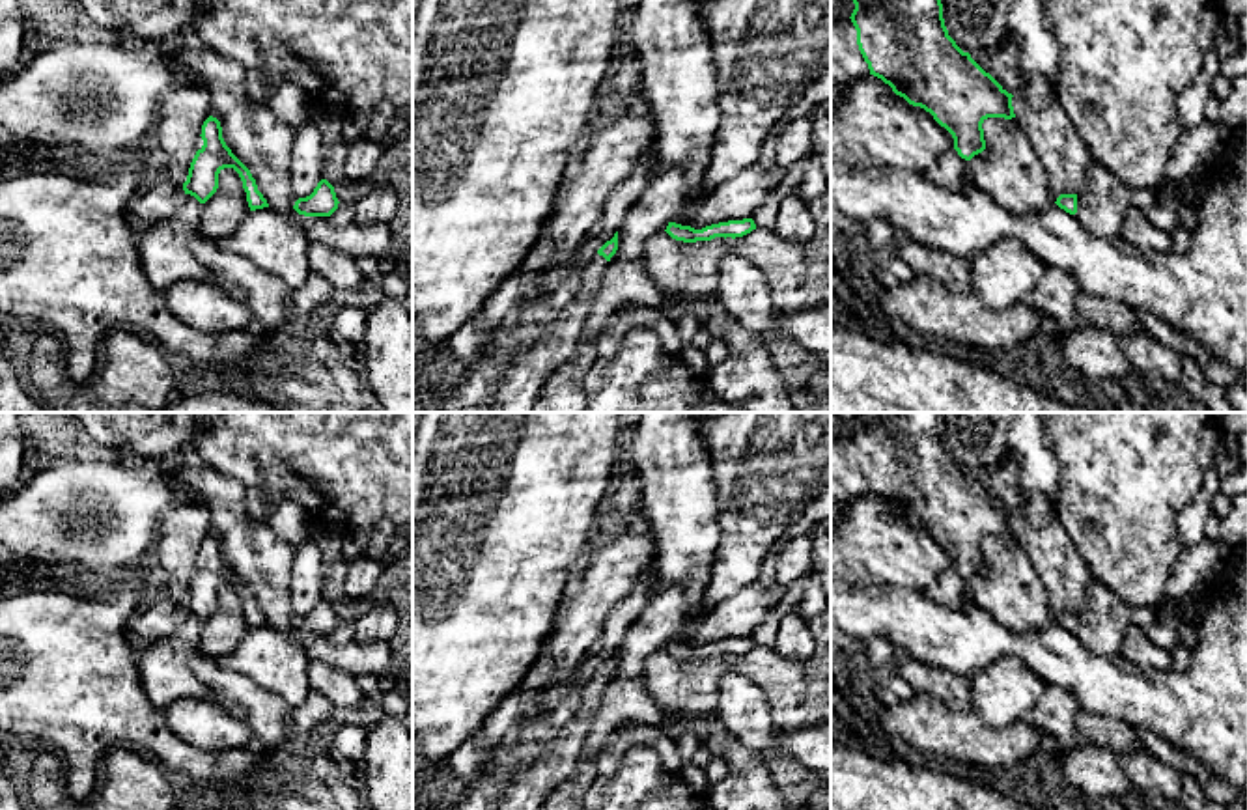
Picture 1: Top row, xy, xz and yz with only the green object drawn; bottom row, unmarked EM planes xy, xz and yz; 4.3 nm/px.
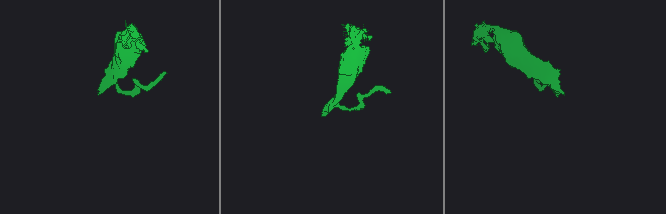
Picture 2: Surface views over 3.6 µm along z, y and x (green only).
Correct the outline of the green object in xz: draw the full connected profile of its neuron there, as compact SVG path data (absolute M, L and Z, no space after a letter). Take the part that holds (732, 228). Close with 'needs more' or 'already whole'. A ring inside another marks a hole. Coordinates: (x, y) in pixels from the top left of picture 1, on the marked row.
M743 218L743 220L728 220L728 222L711 224L702 230L668 222L665 231L676 241L696 243L696 241L711 241L715 237L736 239L736 237L743 237L750 233L752 230L756 230L754 220Z; already whole

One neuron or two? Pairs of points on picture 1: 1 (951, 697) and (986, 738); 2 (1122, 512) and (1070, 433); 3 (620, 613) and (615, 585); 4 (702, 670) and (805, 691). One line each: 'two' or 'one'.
1: two
2: one
3: two
4: one

